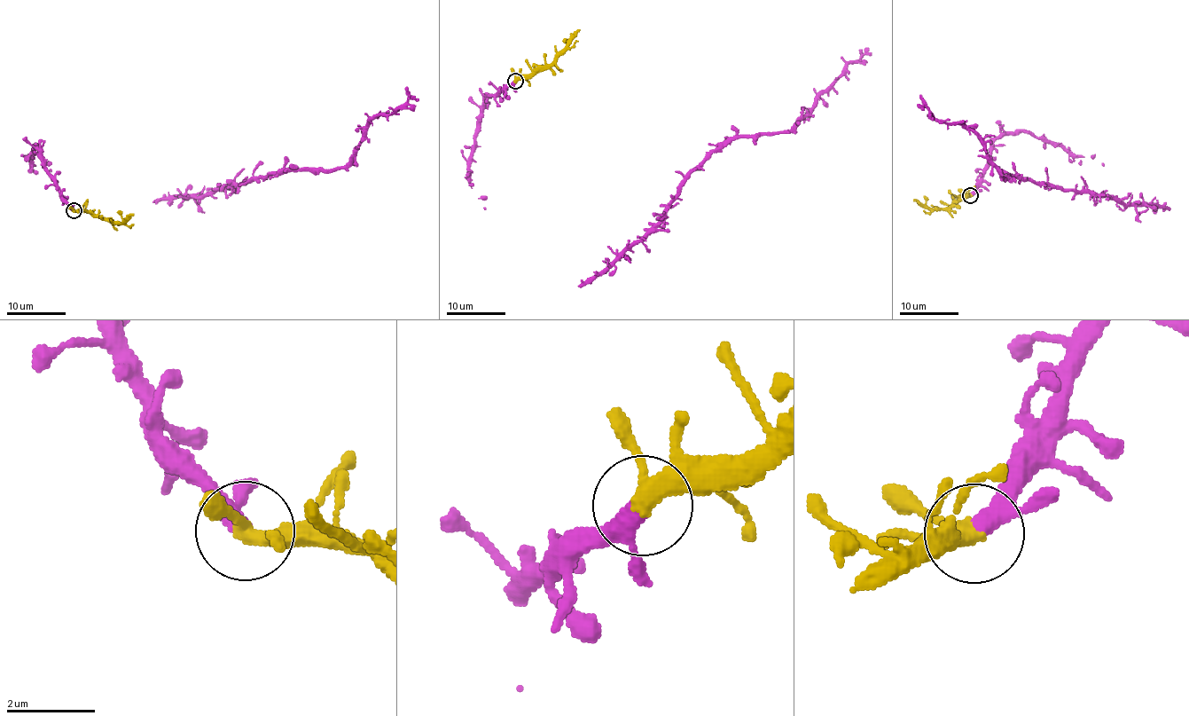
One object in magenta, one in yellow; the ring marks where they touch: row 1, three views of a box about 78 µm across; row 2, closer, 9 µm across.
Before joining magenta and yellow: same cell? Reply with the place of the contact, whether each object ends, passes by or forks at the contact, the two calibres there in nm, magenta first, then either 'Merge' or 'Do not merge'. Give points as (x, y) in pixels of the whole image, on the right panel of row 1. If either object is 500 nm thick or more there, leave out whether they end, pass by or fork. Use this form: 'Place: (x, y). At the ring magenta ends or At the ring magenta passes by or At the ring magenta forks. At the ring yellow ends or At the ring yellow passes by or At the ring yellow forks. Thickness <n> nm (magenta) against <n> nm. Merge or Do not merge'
Place: (970, 195). At the ring magenta passes by. At the ring yellow passes by. Thickness 320 nm (magenta) against 320 nm. Merge

